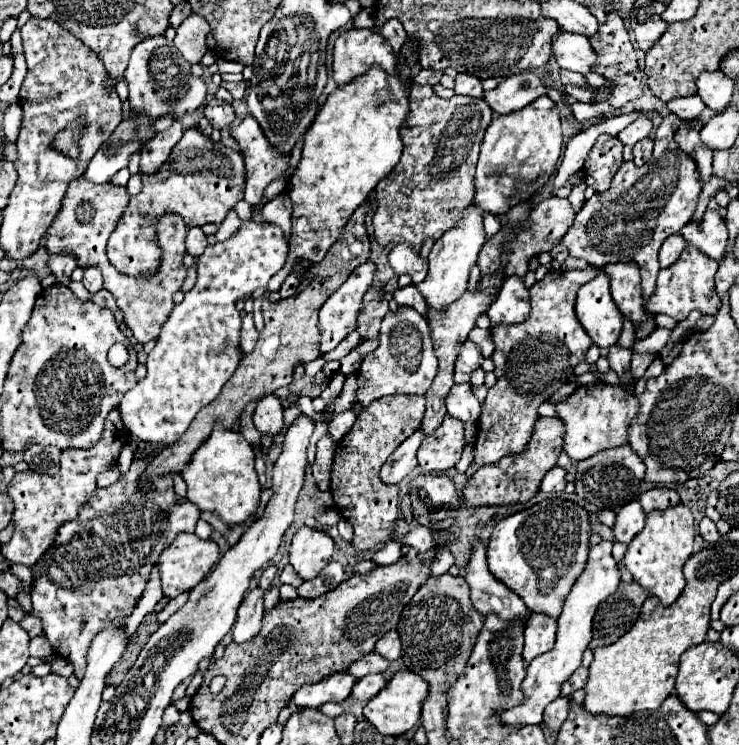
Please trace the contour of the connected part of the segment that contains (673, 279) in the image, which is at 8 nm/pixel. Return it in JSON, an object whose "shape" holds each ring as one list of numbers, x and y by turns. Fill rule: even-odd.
{"shape":[[685,246,679,260,659,272,657,288,651,296,651,300,647,300,647,310,651,314,663,312,663,314,675,318,677,322,685,320,691,310,701,310,703,314,717,314,721,304,719,304,719,296,715,294,715,286,713,286,715,272,717,272,715,260,701,254,695,246]]}

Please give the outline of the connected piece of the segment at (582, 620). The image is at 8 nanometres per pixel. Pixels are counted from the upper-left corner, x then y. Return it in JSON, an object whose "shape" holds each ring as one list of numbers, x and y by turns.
{"shape":[[603,540,595,546,589,548,589,558,587,558,587,564,585,564,585,570,583,574,575,580,567,600,563,602,563,612,559,614,557,618,557,640,555,640,555,646,537,656,529,666,527,666,527,676,521,684,521,690,525,694,525,700,523,704,519,704,517,708,511,708,507,712,501,714,503,722,505,724,511,724,511,726,519,726,519,724,541,724,543,722,543,710,549,702,553,702,561,692,561,684,563,680,567,680,579,666,581,666,581,656,585,652,585,648,589,646,591,642,591,626,593,626,593,616,599,608,599,604,603,600,607,600,611,594,617,592,617,586,621,582,621,572,619,572,619,566,617,566,617,560,611,556,611,542]]}

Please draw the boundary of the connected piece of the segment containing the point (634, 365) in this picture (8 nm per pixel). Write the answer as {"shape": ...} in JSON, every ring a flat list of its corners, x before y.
{"shape":[[635,354,633,360,631,360,631,374,633,374,633,378,641,378,653,358,655,358,655,354]]}

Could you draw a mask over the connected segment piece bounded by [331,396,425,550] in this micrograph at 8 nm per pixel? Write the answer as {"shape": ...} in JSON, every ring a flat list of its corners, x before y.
{"shape":[[385,396,363,408,353,428,339,440,331,472,331,494,337,512,351,522,355,530,353,546,357,550,373,550,395,534,399,522,399,484,383,484,383,480,379,480,379,468,393,450,421,426,423,412,423,396]]}

